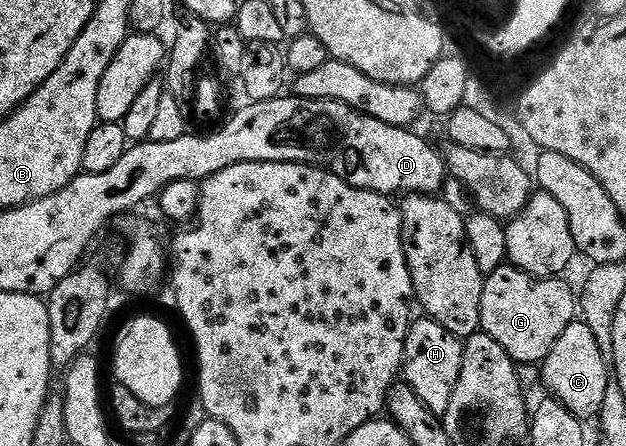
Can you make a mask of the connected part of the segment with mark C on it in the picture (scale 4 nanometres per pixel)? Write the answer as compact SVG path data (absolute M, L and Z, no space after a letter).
M583 320L572 322L570 328L562 332L558 344L550 348L550 356L544 358L539 370L540 378L548 389L547 393L570 408L576 418L589 420L588 418L595 419L599 415L602 400L606 400L610 364L602 356L602 348L598 348L594 332L590 332Z

